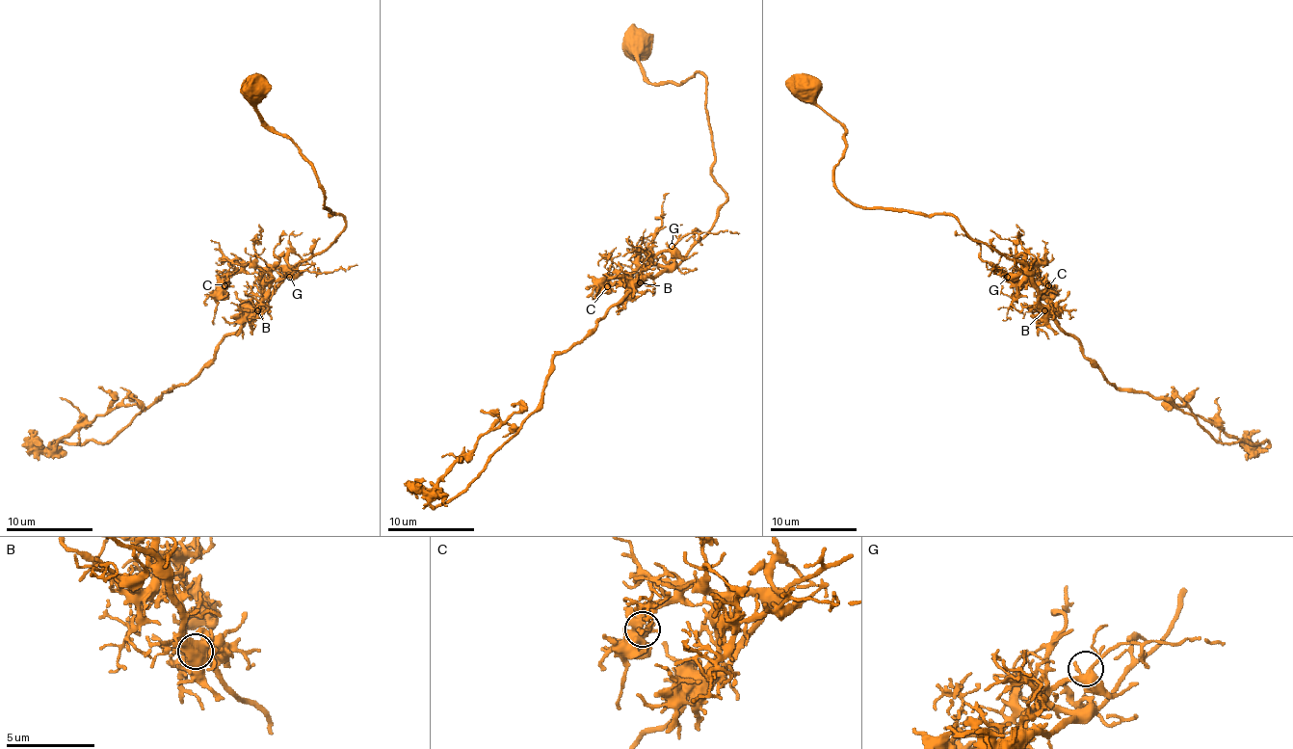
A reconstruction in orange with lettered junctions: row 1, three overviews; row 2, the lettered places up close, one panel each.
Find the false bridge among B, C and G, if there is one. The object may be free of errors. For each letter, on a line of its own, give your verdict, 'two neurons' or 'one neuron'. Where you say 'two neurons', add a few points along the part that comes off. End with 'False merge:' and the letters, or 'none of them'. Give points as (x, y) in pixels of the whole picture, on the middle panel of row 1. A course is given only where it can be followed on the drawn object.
B: one neuron
C: one neuron
G: one neuron
False merge: none of them

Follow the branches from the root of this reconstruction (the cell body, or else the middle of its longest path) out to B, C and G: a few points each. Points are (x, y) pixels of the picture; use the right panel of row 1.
B: (802, 88), (799, 96), (845, 127), (833, 185), (847, 199), (951, 213), (974, 239), (1026, 268), (1043, 311)
C: (802, 88), (799, 96), (845, 127), (833, 185), (847, 199), (951, 213), (1048, 285)
G: (802, 88), (799, 96), (845, 127), (833, 185), (847, 199), (951, 213), (1014, 261), (1020, 270), (1007, 277)

